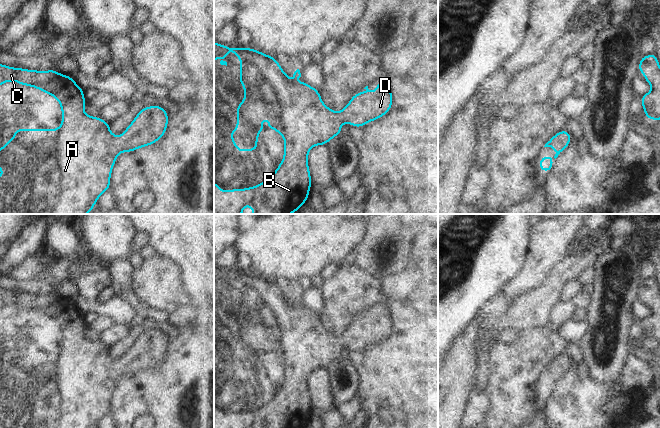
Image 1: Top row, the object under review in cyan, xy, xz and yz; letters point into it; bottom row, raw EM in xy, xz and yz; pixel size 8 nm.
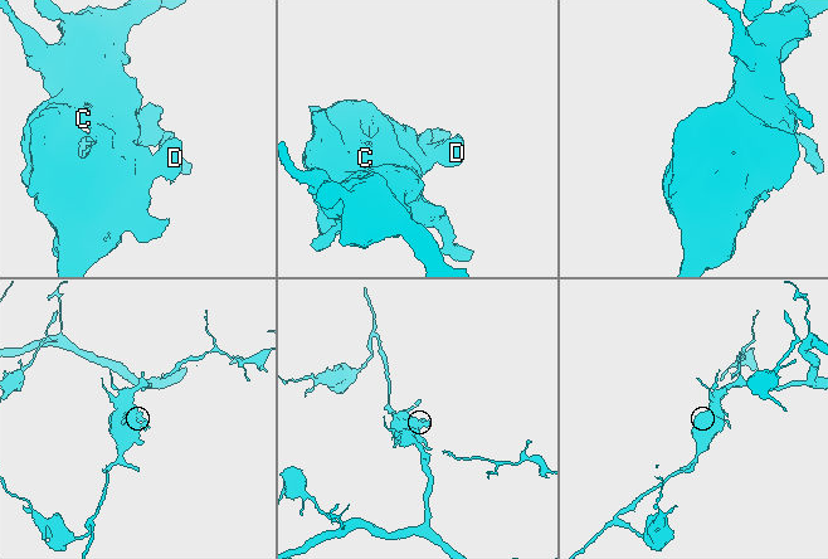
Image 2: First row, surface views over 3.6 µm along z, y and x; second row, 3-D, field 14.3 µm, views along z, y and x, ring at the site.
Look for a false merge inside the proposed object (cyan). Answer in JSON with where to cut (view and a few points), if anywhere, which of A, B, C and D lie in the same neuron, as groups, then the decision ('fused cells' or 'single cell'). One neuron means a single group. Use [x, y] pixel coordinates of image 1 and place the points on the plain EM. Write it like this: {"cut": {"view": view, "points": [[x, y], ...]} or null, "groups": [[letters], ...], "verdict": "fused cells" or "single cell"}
{"cut": null, "groups": [["A", "B", "C", "D"]], "verdict": "single cell"}

